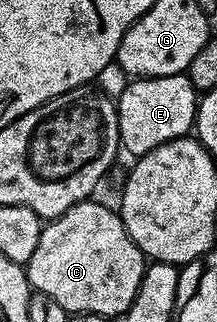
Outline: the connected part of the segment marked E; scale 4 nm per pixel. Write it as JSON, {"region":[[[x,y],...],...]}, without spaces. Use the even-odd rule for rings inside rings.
{"region":[[[189,74],[165,75],[155,79],[135,78],[127,82],[124,93],[117,96],[118,141],[123,152],[130,157],[146,155],[156,145],[191,134],[198,114],[200,95],[195,91]]]}

